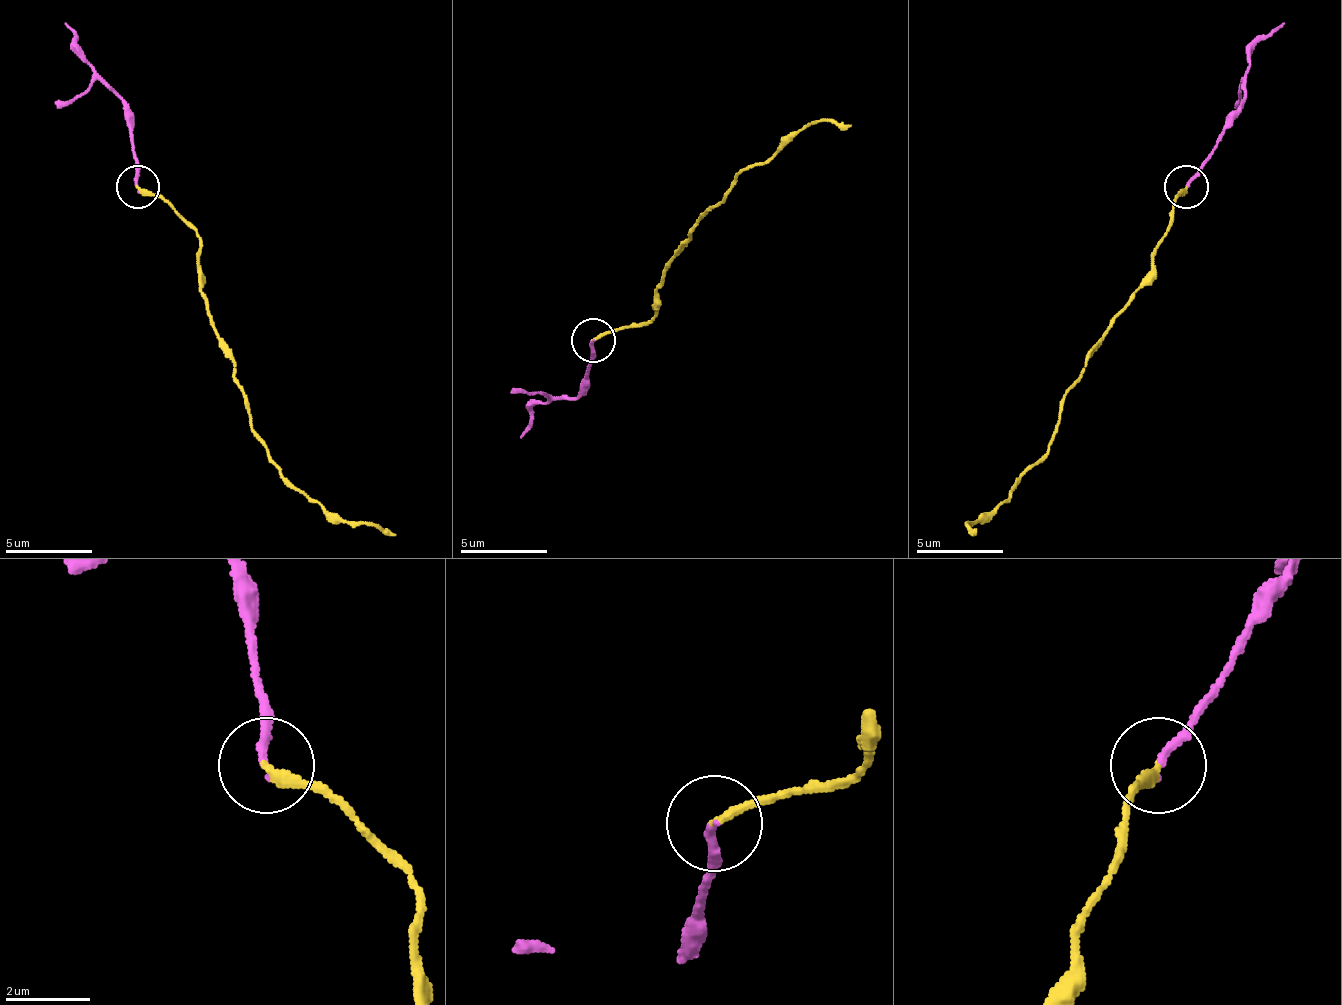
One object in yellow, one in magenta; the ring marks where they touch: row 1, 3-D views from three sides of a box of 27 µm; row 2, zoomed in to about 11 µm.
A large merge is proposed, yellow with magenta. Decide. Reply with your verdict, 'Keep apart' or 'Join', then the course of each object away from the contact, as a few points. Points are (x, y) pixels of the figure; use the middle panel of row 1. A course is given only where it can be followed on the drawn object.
Join. Course of yellow: (594, 339), (642, 326), (655, 312), (664, 269), (725, 190), (769, 159), (809, 124), (852, 124). Course of magenta: (594, 339), (590, 382), (577, 396), (542, 400), (520, 439)

